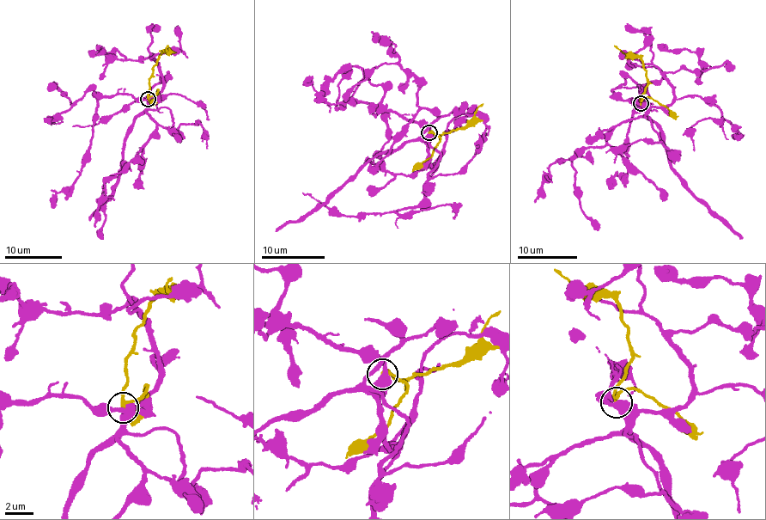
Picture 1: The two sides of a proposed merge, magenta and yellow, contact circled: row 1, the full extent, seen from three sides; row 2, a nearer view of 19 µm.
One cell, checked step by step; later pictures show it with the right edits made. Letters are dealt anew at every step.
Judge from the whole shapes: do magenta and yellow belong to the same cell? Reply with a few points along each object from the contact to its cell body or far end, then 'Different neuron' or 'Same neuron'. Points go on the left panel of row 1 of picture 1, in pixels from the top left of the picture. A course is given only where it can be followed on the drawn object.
Course of magenta: (148, 100), (147, 111), (156, 126), (155, 134), (134, 158), (103, 187), (102, 238). Course of yellow: (148, 98), (151, 73), (168, 45). Different neuron

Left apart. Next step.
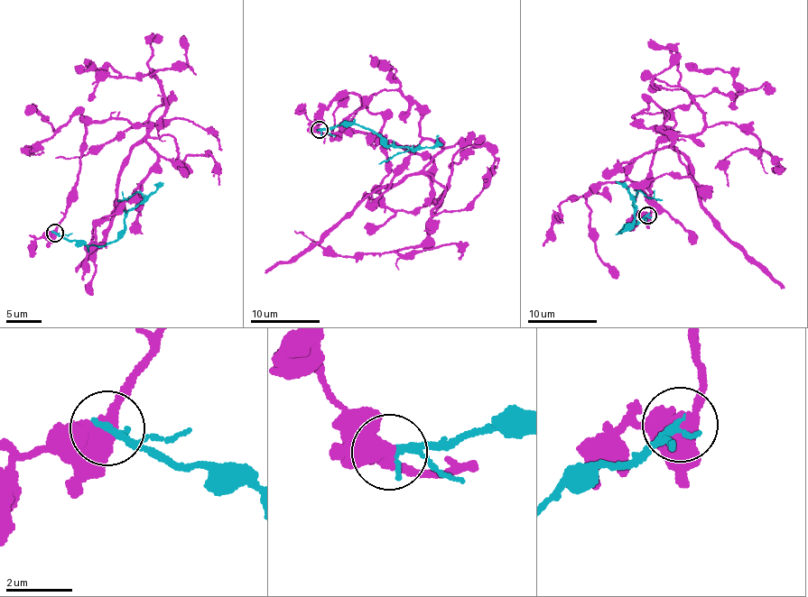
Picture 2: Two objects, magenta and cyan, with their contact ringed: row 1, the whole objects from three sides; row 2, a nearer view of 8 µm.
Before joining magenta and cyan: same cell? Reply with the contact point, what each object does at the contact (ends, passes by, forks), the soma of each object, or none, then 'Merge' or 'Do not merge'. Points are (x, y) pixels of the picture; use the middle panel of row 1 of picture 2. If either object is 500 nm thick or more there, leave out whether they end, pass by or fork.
Place: (320, 130). Soma of magenta: none. Soma of cyan: none. Do not merge

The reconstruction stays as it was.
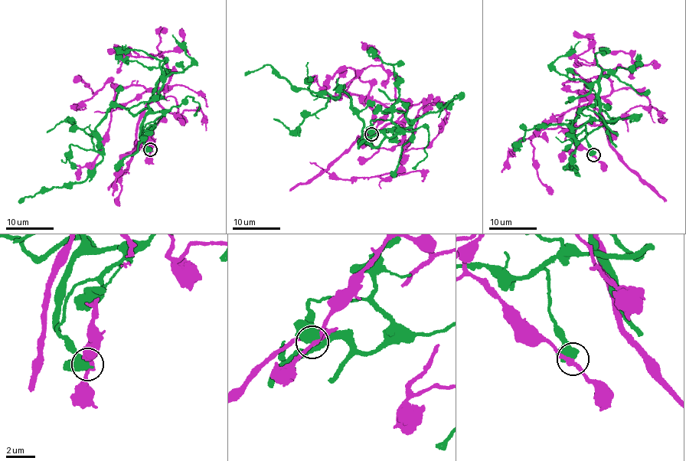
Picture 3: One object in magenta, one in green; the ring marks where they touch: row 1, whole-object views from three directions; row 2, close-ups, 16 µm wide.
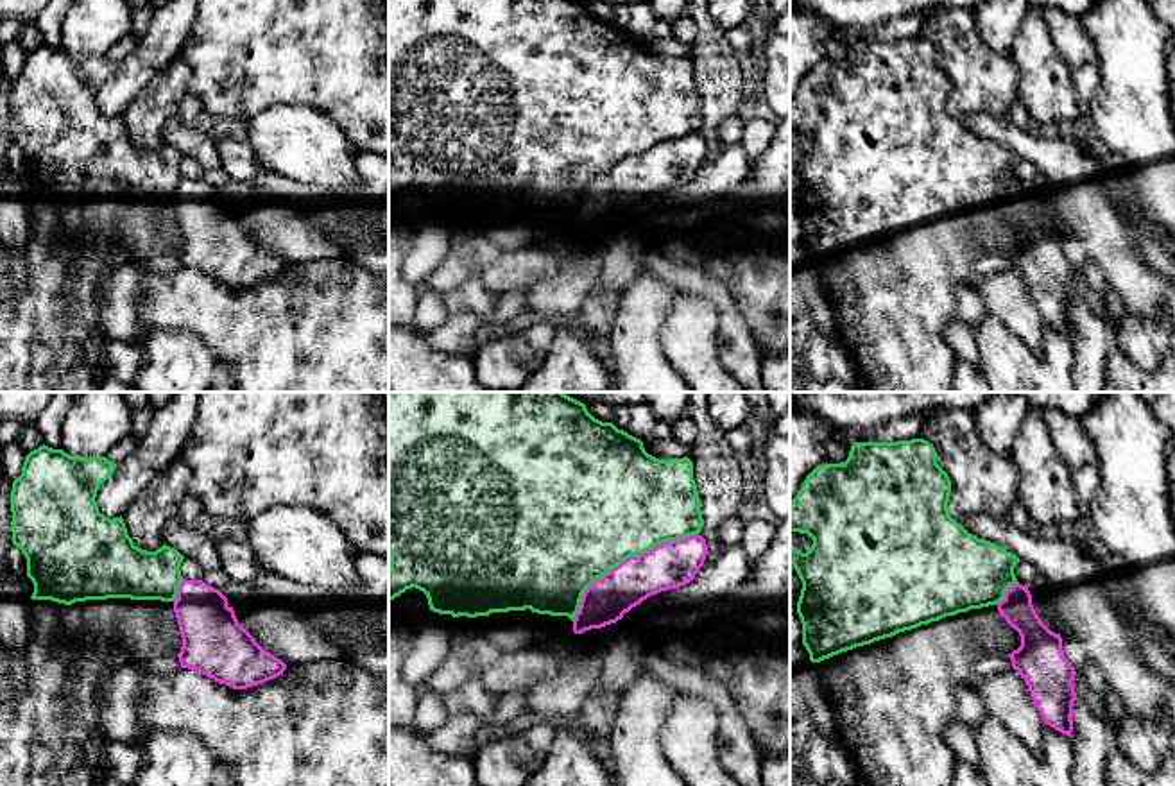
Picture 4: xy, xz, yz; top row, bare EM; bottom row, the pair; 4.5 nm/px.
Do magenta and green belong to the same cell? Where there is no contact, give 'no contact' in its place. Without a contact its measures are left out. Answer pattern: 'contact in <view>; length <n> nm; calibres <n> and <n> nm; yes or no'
contact in xz; length 700 nm; calibres 220 and 500 nm; no

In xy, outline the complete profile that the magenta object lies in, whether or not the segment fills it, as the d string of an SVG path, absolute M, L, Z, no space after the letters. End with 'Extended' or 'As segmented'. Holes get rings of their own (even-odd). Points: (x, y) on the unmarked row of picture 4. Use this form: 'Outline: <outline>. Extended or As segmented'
Outline: M181 179L174 211L183 236L181 267L233 288L283 274L287 263L267 252L238 222L227 197L202 179Z. As segmented

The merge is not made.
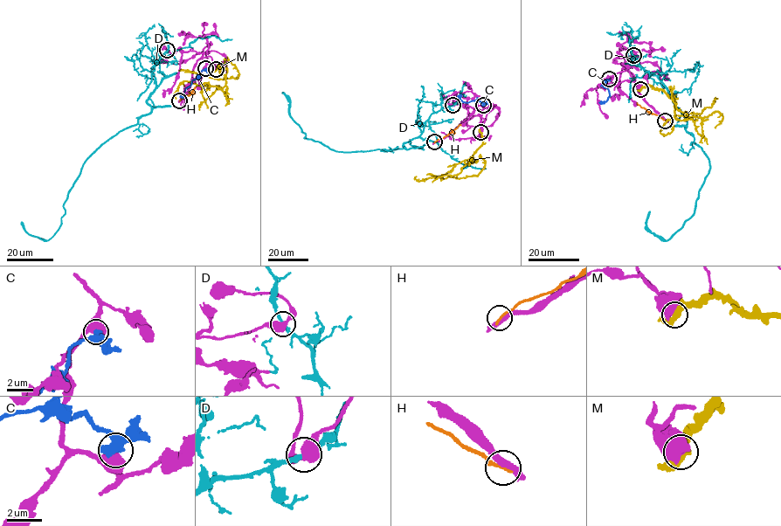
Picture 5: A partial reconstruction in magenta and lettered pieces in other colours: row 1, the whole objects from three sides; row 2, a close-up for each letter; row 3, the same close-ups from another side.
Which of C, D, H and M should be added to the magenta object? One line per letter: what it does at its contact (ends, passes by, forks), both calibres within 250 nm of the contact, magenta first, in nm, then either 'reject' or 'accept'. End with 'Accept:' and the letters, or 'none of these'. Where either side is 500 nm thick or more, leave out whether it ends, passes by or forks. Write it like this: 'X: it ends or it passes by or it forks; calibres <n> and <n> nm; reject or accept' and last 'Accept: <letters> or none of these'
C: it passes by; calibres 480 and 420 nm; reject
D: calibres 500 and 240 nm; accept
H: it ends; calibres 360 and 220 nm; reject
M: calibres 850 and 440 nm; reject
Accept: D

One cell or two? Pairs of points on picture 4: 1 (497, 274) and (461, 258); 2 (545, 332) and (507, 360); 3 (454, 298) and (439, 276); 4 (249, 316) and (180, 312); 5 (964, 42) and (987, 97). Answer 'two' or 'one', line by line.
1: two
2: one
3: two
4: one
5: one

